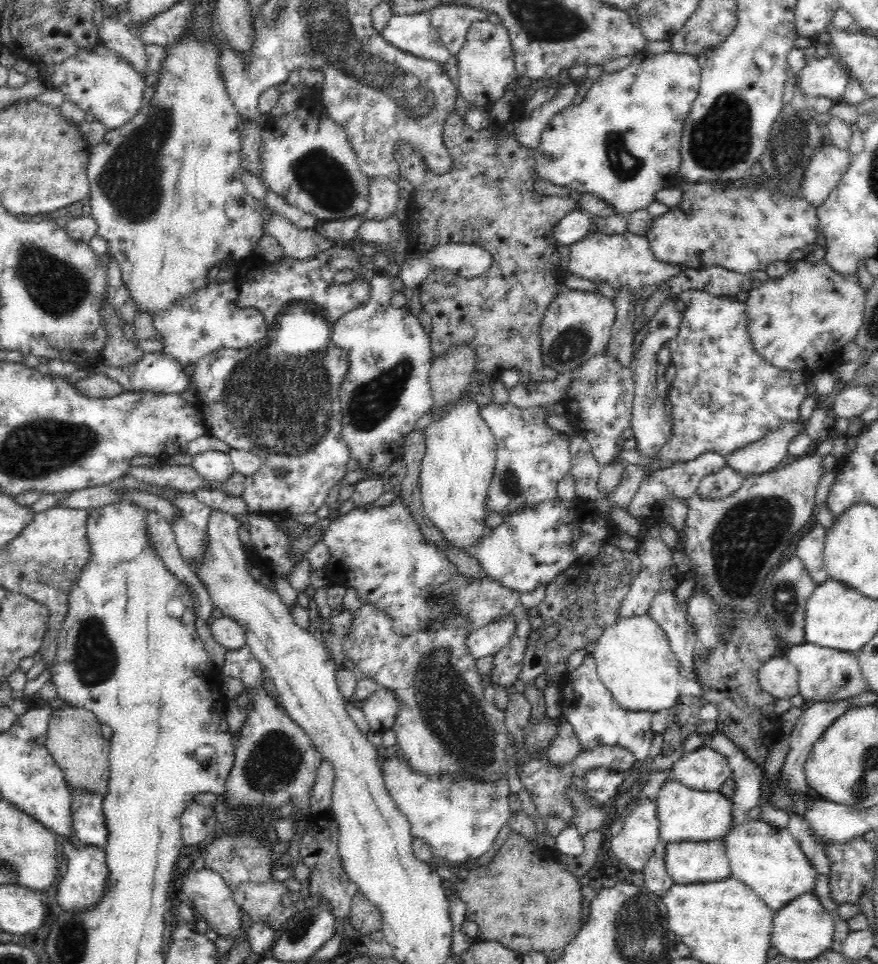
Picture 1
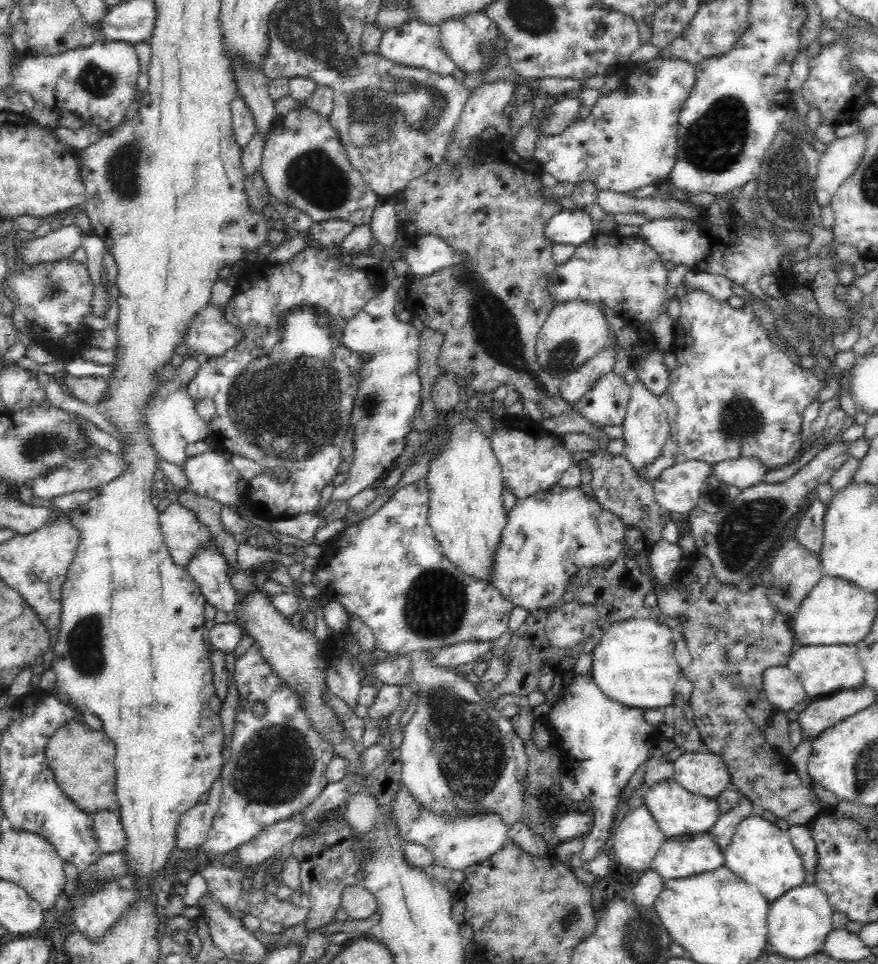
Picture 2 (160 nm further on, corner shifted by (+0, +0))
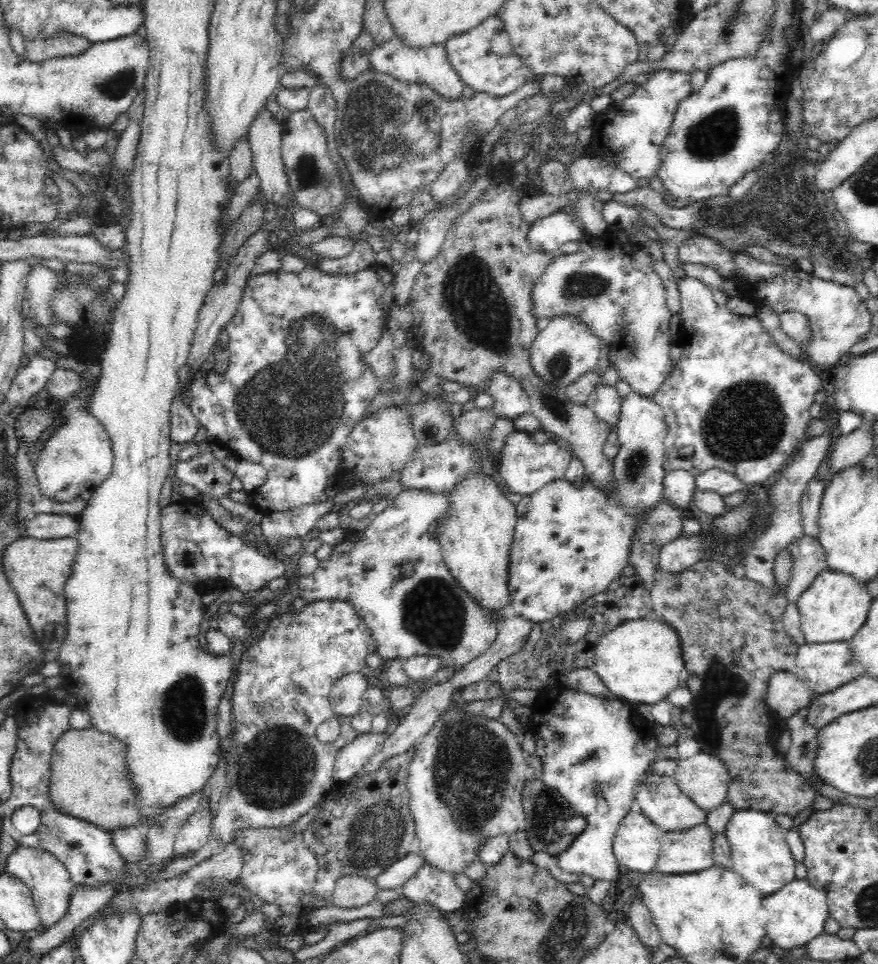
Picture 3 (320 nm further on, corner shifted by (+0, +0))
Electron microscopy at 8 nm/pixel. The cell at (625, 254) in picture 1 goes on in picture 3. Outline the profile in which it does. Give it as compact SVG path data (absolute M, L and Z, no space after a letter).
M612 232L602 237L583 236L578 250L572 254L565 250L554 254L552 262L544 268L544 274L536 278L530 298L533 316L541 327L556 316L572 316L580 320L600 339L600 346L608 349L608 368L616 371L618 380L625 380L632 393L645 397L652 397L675 367L675 359L671 355L674 343L668 334L673 313L667 305L664 283L654 273L650 260L650 256L642 249L636 250L634 244L621 245Z

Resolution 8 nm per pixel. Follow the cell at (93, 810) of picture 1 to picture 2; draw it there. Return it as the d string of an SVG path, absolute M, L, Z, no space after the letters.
M103 810L90 817L93 819L93 831L98 846L104 855L124 850L127 845L127 836L119 813Z

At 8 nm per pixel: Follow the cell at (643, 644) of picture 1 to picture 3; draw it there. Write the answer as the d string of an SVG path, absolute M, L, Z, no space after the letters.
M656 616L628 620L606 634L596 646L594 671L608 690L623 702L647 705L666 699L668 690L681 686L684 678L684 653L678 631Z

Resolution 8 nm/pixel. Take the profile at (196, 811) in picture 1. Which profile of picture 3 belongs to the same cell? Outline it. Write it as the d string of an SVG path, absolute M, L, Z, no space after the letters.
M201 808L196 811L181 826L175 836L173 856L186 857L200 850L211 837L211 821L208 809Z

